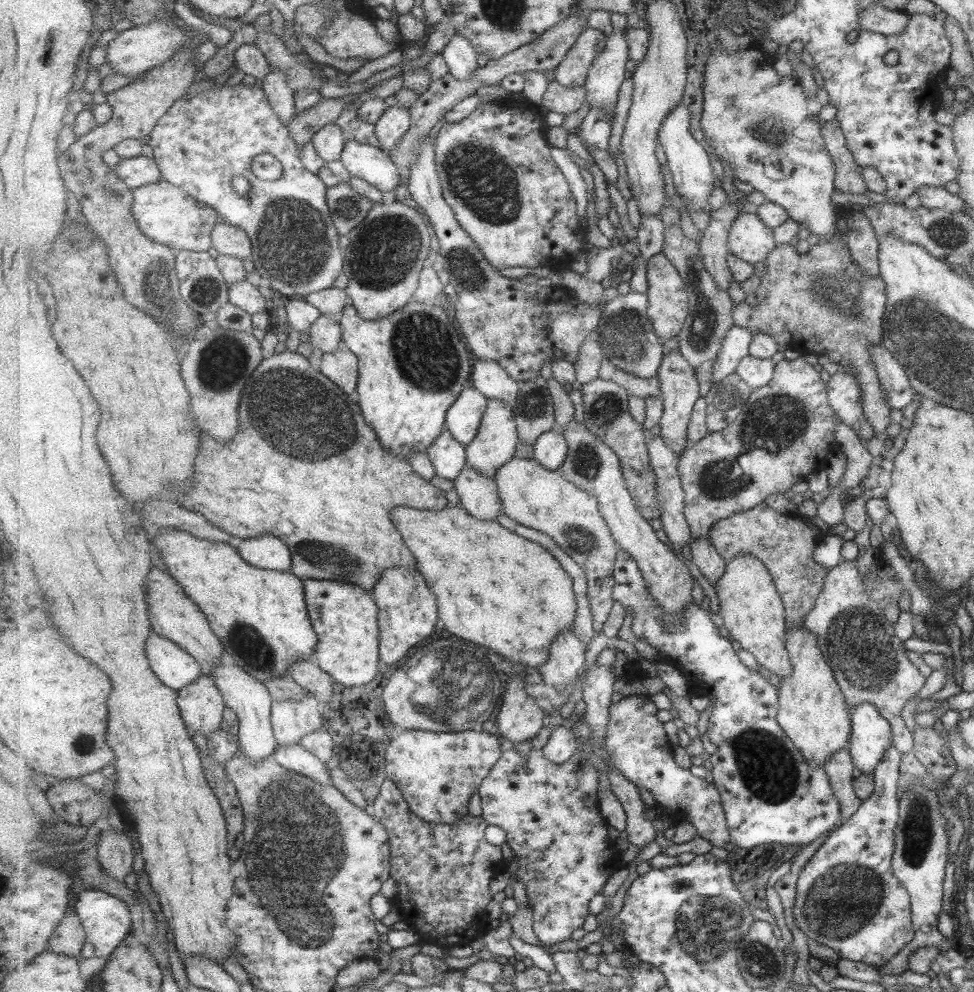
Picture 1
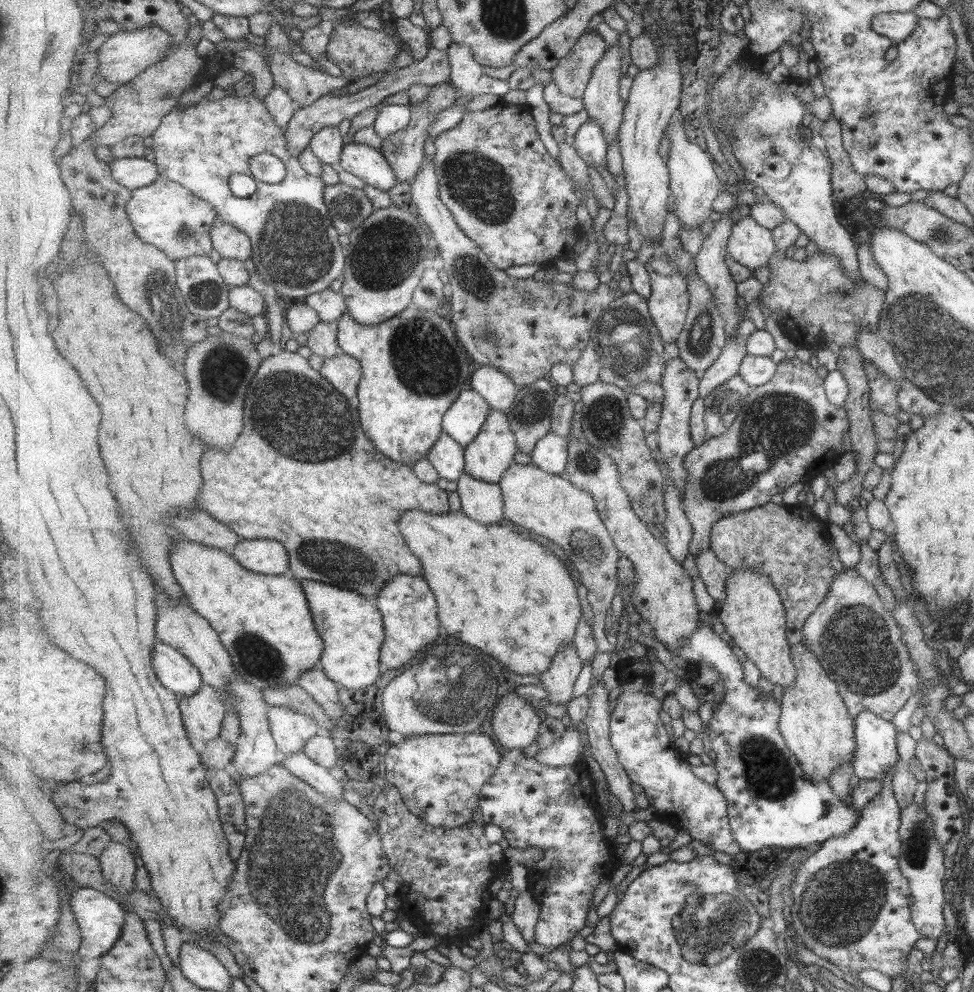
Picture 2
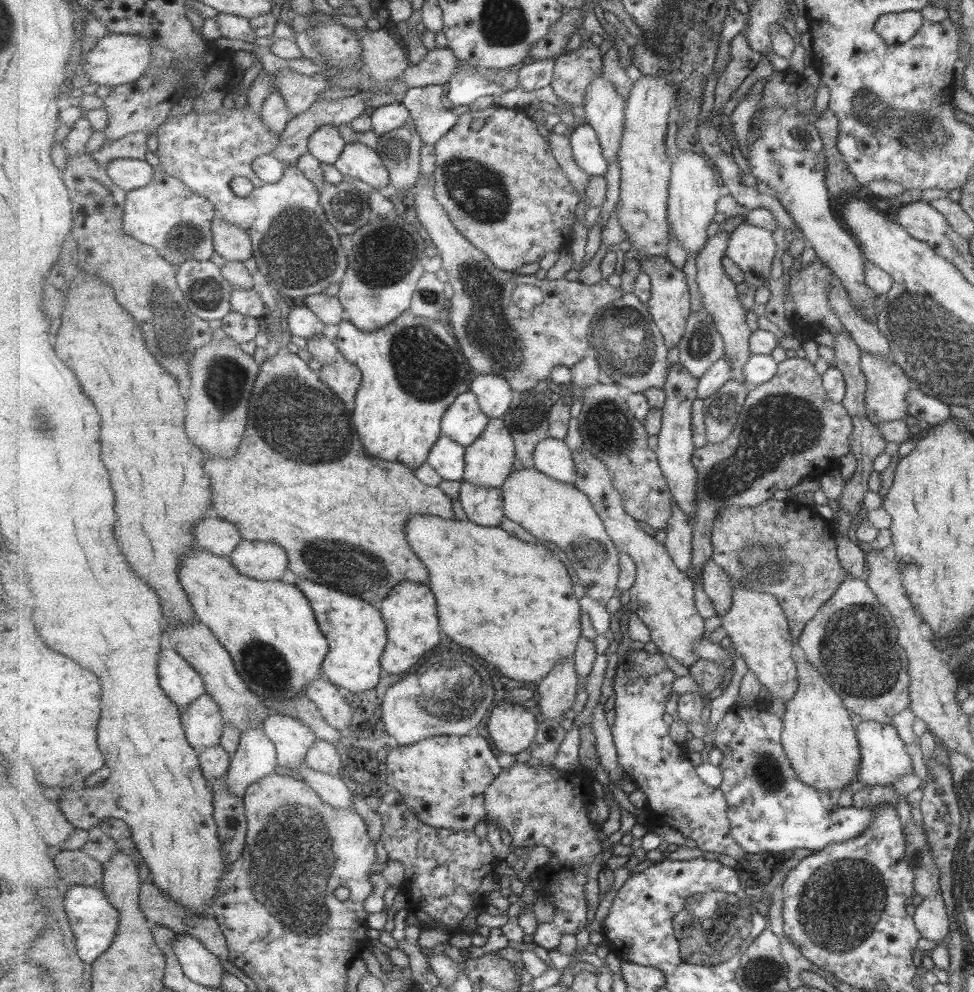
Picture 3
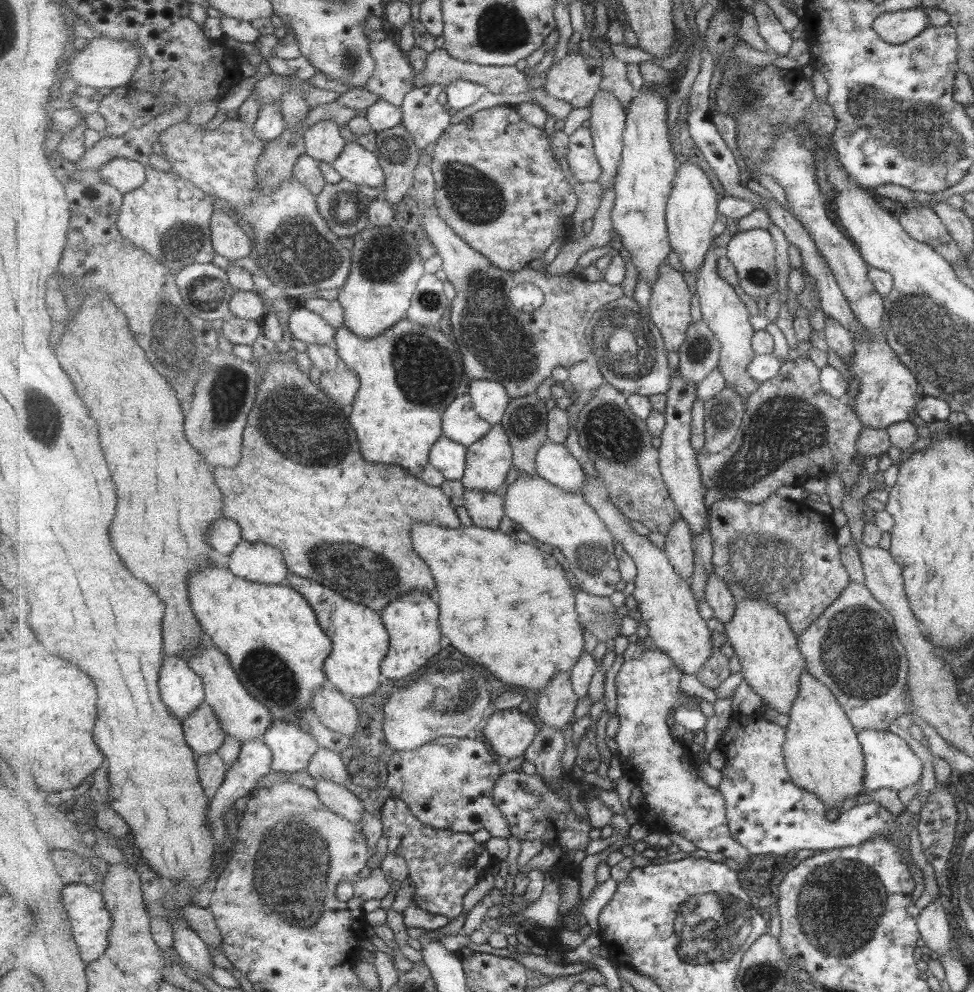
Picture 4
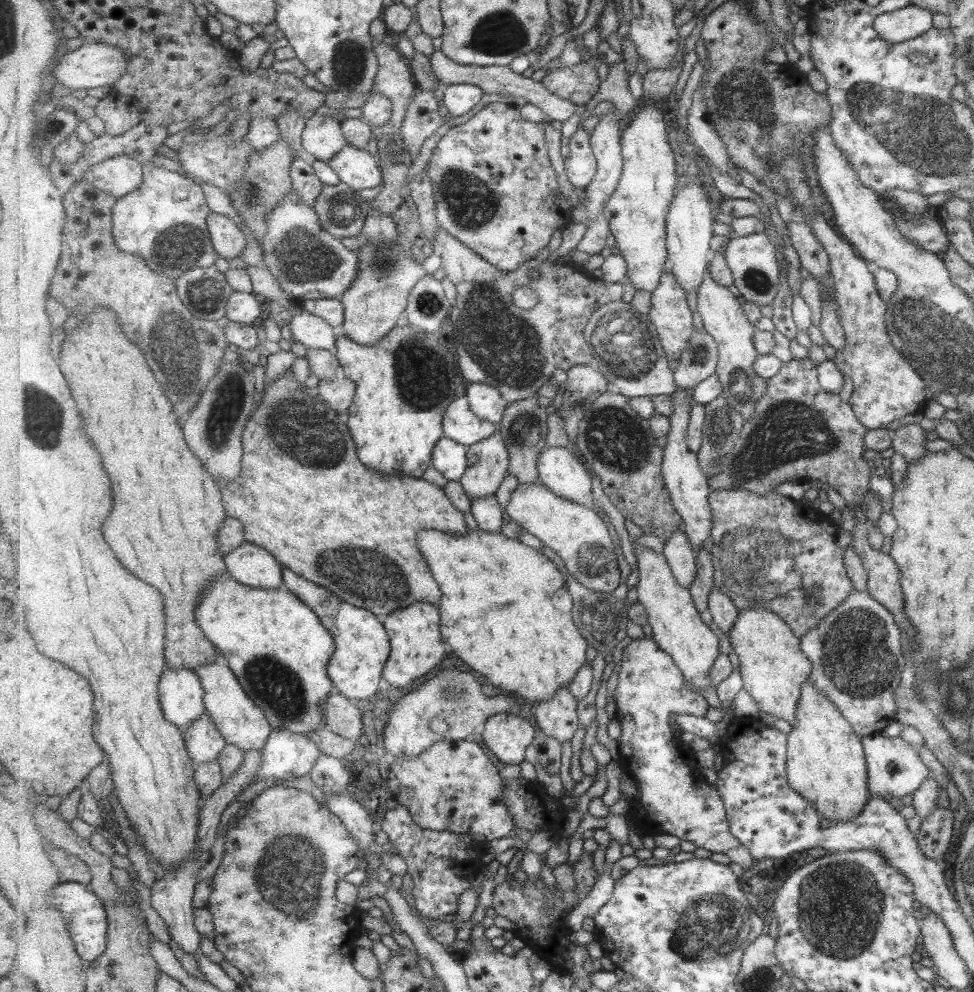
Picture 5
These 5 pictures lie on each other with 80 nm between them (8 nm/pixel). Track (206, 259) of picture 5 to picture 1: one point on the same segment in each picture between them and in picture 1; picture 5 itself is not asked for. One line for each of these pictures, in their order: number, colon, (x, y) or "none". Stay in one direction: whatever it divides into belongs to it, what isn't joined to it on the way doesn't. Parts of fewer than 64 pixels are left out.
1: (167, 214)
2: (167, 215)
3: (170, 216)
4: (169, 217)

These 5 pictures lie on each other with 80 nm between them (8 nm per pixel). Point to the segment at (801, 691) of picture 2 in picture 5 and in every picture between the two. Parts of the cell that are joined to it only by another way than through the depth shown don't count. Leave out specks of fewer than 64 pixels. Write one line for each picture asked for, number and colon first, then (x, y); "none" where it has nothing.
3: (820, 738)
4: (823, 754)
5: (826, 764)

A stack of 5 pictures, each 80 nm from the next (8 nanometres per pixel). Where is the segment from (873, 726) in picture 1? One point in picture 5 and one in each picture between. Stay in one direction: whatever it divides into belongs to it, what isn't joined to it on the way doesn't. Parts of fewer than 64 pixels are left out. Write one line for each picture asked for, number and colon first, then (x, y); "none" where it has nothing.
2: (876, 752)
3: (884, 757)
4: (890, 764)
5: (894, 768)

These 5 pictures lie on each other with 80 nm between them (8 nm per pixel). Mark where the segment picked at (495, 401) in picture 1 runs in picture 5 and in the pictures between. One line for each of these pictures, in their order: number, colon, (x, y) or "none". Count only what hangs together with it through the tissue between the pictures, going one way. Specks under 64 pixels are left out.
2: (488, 458)
3: (489, 461)
4: (488, 461)
5: (489, 459)

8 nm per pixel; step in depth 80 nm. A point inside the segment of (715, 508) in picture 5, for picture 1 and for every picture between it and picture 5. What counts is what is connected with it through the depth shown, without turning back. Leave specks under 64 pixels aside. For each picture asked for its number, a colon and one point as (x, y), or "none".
1: (785, 543)
2: (784, 542)
3: (784, 548)
4: (779, 552)

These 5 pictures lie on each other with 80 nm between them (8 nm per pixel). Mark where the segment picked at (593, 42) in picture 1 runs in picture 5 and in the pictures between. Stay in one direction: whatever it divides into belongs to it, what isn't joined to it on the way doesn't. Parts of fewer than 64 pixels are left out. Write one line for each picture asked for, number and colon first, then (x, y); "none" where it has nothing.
2: (572, 75)
3: (574, 72)
4: (577, 80)
5: (579, 83)

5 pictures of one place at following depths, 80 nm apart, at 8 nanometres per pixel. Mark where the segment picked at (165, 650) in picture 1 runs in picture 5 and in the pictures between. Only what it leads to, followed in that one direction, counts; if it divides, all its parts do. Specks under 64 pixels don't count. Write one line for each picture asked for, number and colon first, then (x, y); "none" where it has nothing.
2: (176, 672)
3: (180, 680)
4: (183, 690)
5: (182, 694)

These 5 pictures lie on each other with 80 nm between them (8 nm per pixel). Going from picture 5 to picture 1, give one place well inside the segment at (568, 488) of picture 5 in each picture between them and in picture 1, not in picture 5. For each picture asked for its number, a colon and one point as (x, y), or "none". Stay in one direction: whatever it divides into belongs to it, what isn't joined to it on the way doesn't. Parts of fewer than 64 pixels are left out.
1: (551, 449)
2: (552, 453)
3: (552, 456)
4: (556, 464)

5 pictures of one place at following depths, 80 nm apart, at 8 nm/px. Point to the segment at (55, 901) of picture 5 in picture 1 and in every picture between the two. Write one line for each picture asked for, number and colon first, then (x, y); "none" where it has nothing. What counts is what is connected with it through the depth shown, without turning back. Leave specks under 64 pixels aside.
1: (107, 919)
2: (101, 918)
3: (95, 920)
4: (91, 920)

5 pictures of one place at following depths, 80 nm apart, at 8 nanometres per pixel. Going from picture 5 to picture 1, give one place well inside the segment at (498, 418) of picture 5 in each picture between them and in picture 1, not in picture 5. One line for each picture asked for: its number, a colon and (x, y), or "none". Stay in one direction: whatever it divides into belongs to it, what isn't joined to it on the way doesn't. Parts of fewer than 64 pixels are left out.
1: (489, 378)
2: (498, 389)
3: (495, 394)
4: (490, 399)

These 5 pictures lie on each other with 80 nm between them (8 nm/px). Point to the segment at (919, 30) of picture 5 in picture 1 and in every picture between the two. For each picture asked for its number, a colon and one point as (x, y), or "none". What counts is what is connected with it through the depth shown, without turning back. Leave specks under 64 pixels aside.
1: (875, 18)
2: (897, 27)
3: (897, 28)
4: (897, 27)

